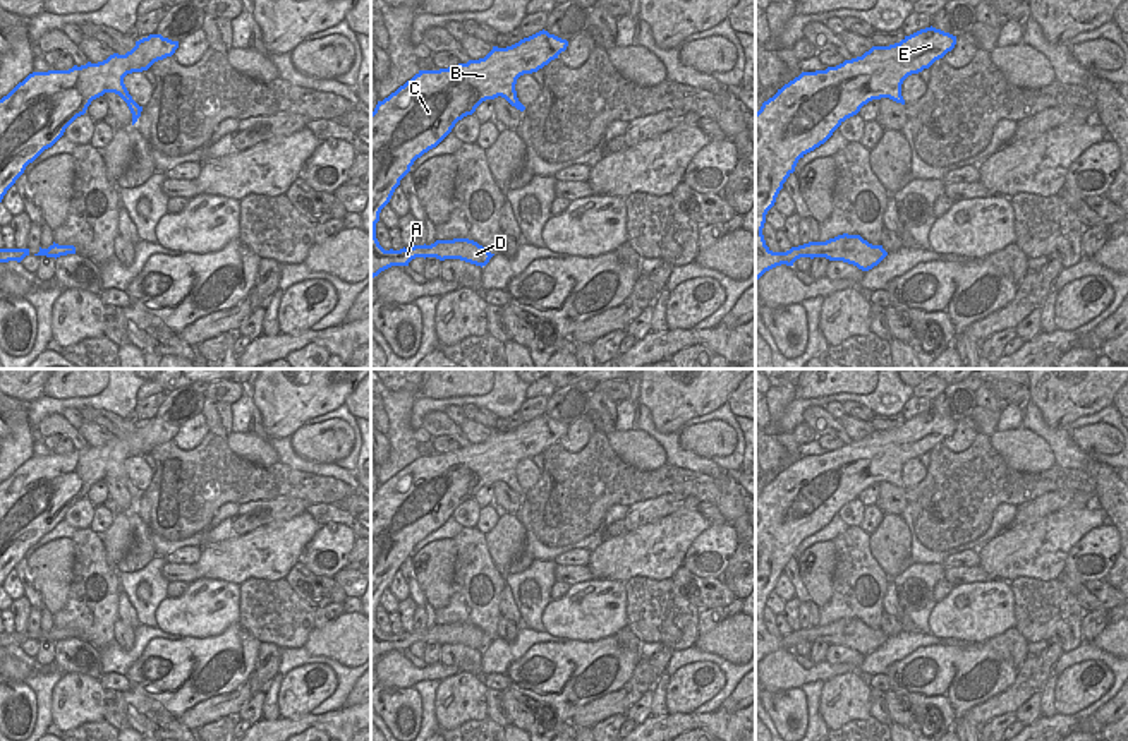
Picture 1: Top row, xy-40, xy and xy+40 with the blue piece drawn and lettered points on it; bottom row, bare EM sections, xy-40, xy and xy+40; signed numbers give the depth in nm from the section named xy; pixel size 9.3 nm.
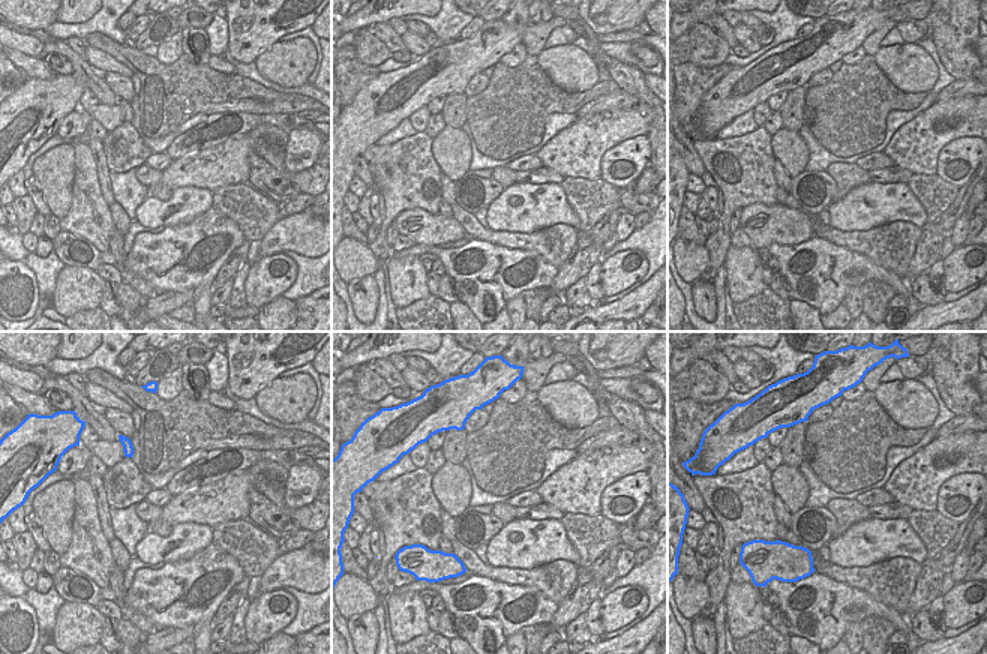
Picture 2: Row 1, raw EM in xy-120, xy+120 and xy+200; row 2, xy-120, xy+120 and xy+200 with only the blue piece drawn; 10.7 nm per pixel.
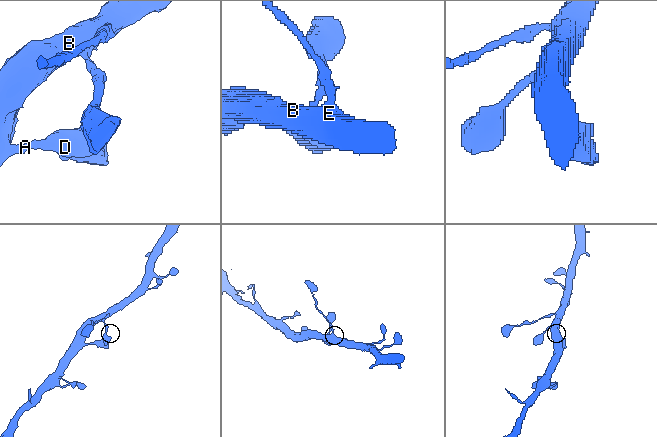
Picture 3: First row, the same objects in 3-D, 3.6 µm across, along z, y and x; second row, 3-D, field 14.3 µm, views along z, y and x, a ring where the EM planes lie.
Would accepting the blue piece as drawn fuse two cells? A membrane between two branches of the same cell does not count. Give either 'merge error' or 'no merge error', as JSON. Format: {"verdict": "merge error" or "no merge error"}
{"verdict": "no merge error"}

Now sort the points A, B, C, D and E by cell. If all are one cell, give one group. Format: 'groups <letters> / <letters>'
groups A B C D E

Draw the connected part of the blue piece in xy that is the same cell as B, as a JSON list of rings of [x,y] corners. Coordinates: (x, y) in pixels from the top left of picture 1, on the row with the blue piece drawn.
[[[543,29],[512,46],[493,46],[484,58],[419,70],[378,101],[371,113],[371,278],[391,266],[409,266],[415,257],[460,259],[481,268],[489,262],[494,254],[469,238],[385,250],[376,238],[379,213],[414,161],[436,148],[482,101],[501,96],[524,111],[515,91],[517,79],[537,72],[567,46],[567,39]]]

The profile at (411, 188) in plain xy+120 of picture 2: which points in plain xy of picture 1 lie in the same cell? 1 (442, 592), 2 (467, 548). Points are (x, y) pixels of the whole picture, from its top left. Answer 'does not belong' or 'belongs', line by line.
1: does not belong
2: belongs

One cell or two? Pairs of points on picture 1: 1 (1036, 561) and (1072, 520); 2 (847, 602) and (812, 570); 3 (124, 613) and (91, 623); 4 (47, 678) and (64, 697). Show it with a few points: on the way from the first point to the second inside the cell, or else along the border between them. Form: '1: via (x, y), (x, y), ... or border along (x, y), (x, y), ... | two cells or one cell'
1: via (1041, 551), (1061, 530) | one cell
2: border along (835, 548), (833, 594), (819, 608) | two cells
3: border along (121, 590), (117, 618) | two cells
4: border along (62, 673), (52, 692), (50, 722) | two cells

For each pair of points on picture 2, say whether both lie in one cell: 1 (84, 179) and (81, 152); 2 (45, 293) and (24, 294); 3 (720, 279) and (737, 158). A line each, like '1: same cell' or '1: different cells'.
1: same cell
2: different cells
3: different cells

